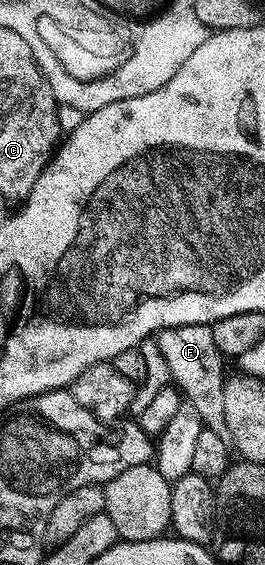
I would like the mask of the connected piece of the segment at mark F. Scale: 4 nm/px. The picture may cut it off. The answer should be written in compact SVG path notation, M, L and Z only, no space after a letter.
M212 325L172 326L160 331L155 341L159 352L163 352L163 360L167 360L169 377L181 391L181 397L199 416L204 429L216 434L227 435L227 416L223 416L223 388L227 381L221 375L223 356L219 348L215 348Z

